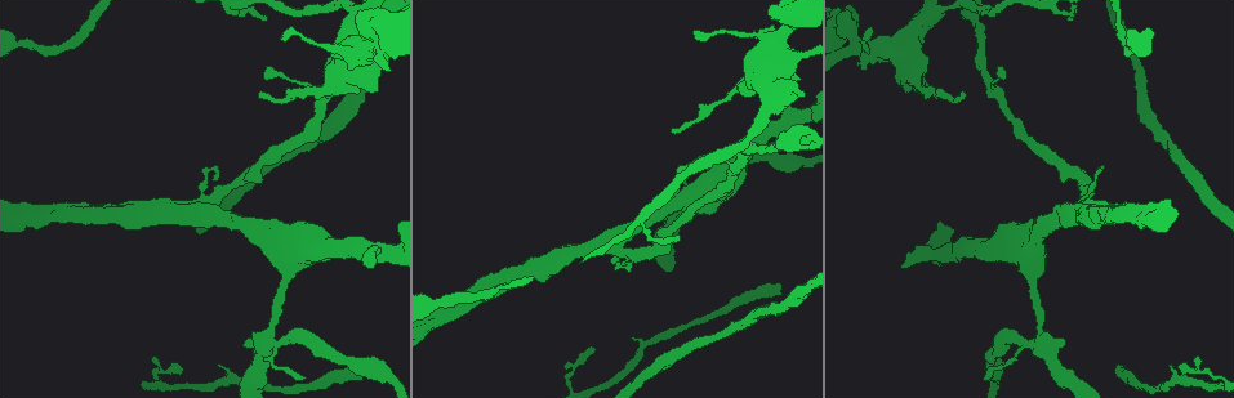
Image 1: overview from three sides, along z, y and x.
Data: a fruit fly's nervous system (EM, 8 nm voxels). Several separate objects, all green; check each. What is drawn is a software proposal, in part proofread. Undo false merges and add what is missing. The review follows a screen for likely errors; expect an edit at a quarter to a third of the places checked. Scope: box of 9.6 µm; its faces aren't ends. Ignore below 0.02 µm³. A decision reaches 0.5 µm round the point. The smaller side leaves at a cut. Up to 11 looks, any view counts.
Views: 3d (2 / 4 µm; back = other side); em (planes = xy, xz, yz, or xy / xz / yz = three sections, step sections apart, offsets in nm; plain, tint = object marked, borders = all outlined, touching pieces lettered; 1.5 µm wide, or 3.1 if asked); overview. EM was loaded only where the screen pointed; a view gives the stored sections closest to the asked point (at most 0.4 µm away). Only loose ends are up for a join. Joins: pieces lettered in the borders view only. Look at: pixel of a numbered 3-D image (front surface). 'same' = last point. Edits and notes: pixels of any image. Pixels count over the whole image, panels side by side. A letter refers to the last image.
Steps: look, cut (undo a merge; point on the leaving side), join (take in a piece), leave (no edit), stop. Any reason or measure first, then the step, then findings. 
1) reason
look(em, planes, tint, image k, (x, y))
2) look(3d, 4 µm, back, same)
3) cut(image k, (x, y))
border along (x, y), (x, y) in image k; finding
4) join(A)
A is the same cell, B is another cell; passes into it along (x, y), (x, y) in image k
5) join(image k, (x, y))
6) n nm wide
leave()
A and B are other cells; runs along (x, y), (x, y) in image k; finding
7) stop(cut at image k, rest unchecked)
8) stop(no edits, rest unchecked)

look(3d, 2 µm, image 1, (281, 38))

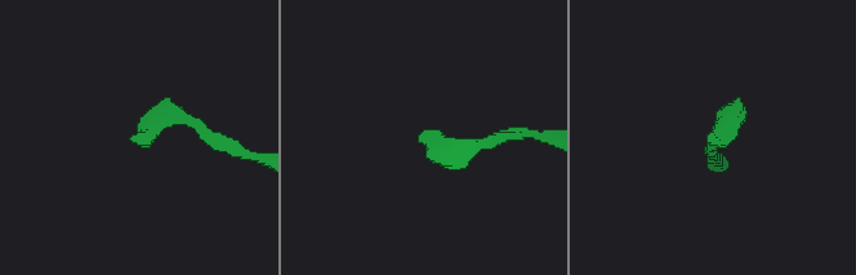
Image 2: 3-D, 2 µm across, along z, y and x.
now the EM
look(em, xy, step 8, tint, image 2, (418, 137))

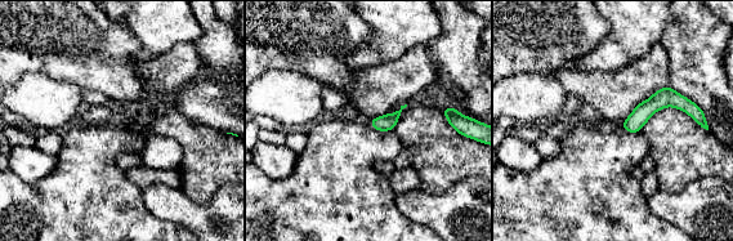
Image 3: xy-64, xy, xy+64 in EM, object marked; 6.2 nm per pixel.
look(em, yz, step 4, borders, same)

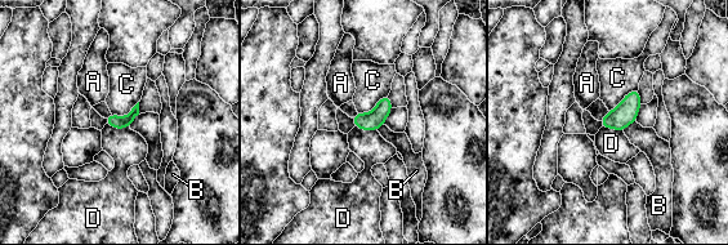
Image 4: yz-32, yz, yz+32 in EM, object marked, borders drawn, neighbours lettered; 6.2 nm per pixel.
80 nm wide
leave()
A, B, C and D are other cells; border along (106, 123), (116, 128), (129, 128) in image 4; none of them fits

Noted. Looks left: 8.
thick turns thin
look(3d, 2 µm, image 1, (976, 24))

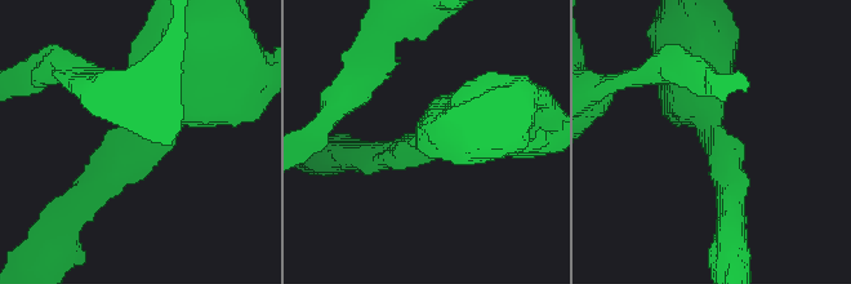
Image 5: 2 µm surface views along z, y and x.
arms of 200, 300 nm
look(em, xy, step 4, tint, image 5, (710, 137))

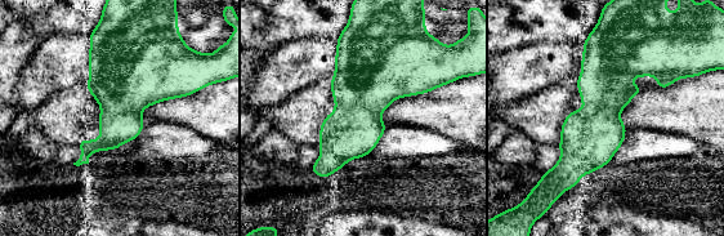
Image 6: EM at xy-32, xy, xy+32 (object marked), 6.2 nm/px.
another direction
look(em, planes, borders, same)

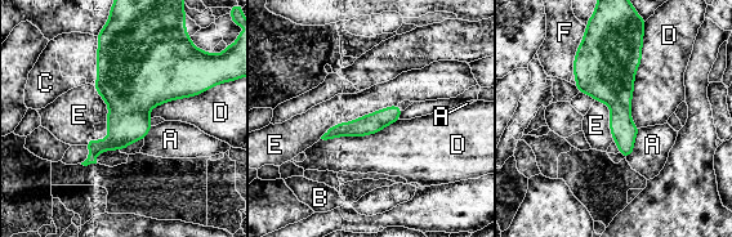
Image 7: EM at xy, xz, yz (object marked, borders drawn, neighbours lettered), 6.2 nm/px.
leave()
A, B, C, D, E and F are other cells; border along (397, 103), (334, 124), (320, 138) in image 7; continuous, no second cell

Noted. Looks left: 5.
calibre changes
look(em, planes, tint, image 1, (793, 20))

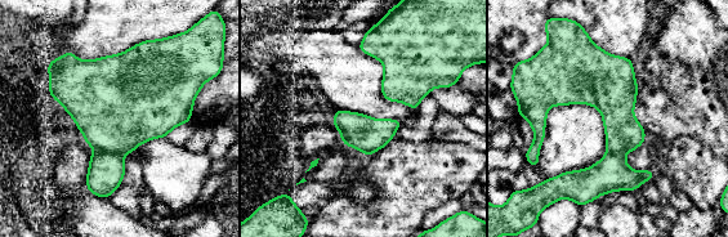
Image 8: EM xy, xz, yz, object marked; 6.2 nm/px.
look(em, planes, borders, same)

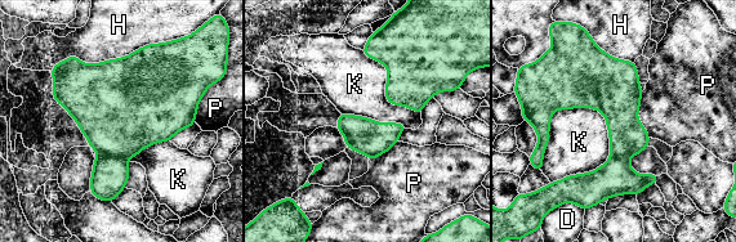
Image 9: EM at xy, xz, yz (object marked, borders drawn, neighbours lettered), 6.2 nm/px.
340 nm wide; H touches over 850 nm
cut(image 9, (120, 117))
D, H, K and P are other cells; two cells meet here

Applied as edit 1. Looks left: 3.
look(overview)

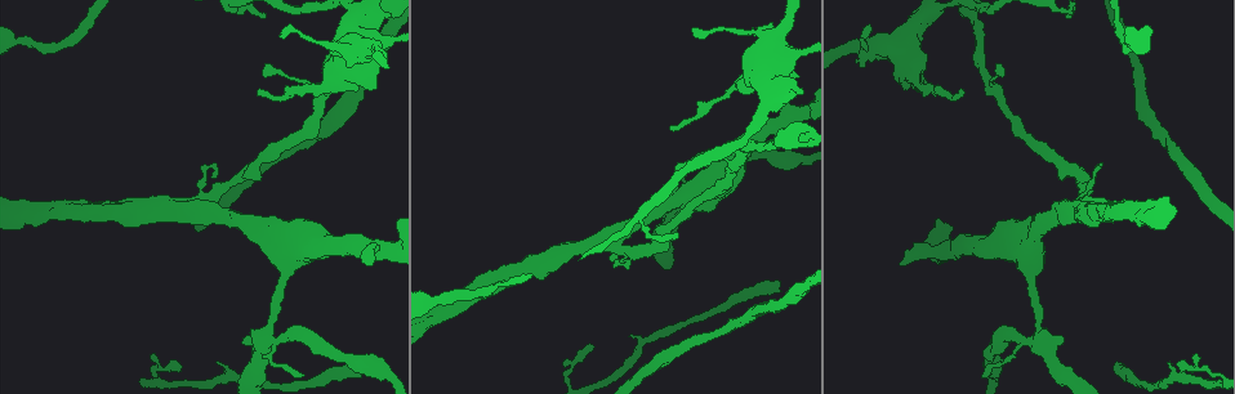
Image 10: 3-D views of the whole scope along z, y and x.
free end
look(em, xz, step 4, tint, image 10, (676, 235))

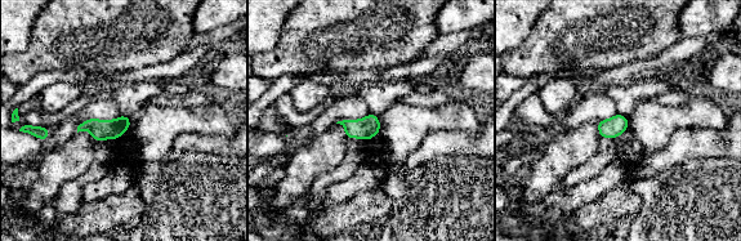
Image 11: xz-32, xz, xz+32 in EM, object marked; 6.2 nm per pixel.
another direction
look(em, yz, step 8, borders, same)

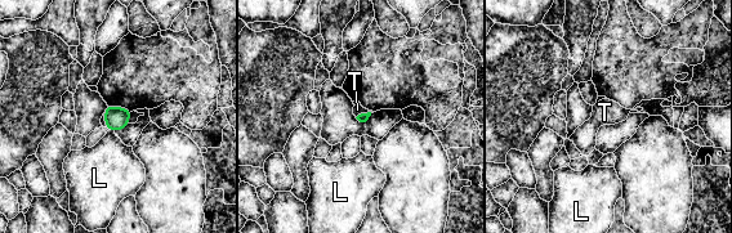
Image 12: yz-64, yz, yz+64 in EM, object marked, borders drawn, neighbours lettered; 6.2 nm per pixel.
T touches over 110 nm
leave()
L and T are other cells; border along (371, 112), (361, 112), (356, 117) in image 12; none of them fits

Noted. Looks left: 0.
stop(cut at image 9, rest unchecked)

